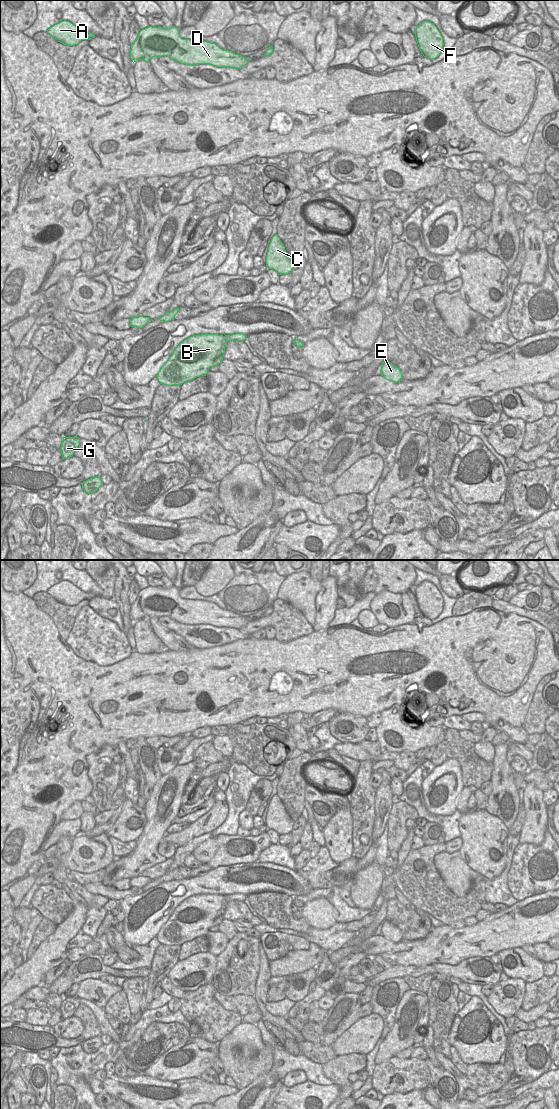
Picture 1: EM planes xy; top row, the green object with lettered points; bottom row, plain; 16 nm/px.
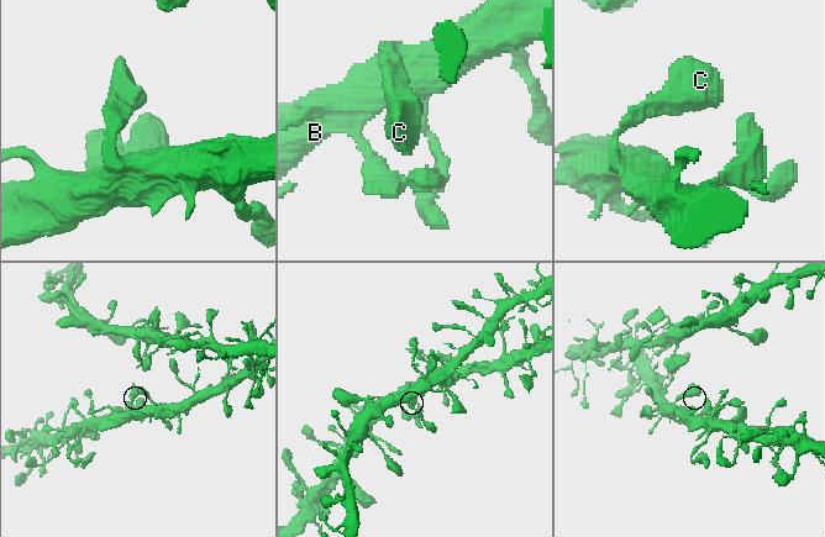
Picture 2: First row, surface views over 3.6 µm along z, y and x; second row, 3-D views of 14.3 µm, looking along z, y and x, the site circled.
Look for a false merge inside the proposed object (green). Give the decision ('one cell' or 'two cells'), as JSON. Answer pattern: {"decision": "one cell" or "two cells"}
{"decision": "one cell"}

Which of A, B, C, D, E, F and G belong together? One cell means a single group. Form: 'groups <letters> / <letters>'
groups A B C D E F G

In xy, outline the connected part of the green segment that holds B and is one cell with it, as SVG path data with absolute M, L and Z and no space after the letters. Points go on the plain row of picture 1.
M201 894L182 901L168 921L161 927L157 939L163 945L182 945L200 936L206 936L209 928L219 926L228 901L242 901L245 894Z

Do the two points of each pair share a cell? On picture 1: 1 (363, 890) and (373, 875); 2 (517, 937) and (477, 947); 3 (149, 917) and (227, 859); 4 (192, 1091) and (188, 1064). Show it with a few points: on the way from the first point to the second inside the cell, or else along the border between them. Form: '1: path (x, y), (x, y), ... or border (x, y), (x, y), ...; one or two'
1: path (367, 886), (369, 879); one
2: path (507, 937), (489, 937), (487, 939); one
3: border (239, 863), (217, 866), (211, 869); two
4: border (199, 1076), (167, 1081); two

